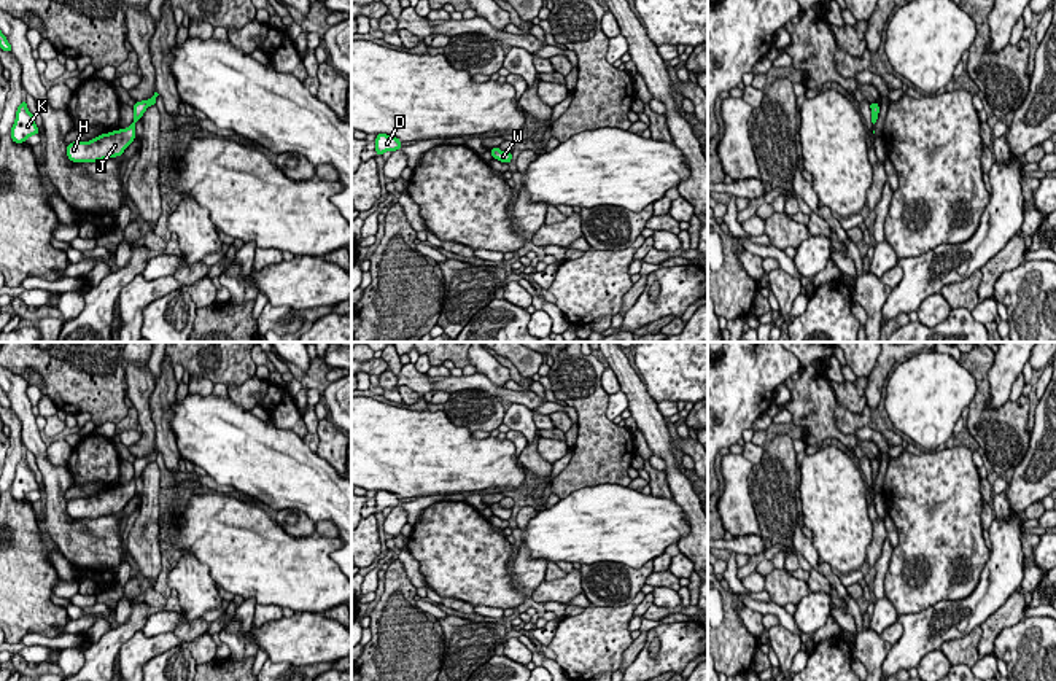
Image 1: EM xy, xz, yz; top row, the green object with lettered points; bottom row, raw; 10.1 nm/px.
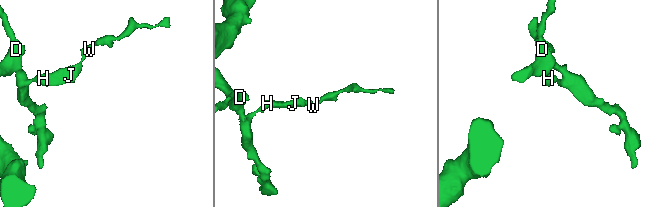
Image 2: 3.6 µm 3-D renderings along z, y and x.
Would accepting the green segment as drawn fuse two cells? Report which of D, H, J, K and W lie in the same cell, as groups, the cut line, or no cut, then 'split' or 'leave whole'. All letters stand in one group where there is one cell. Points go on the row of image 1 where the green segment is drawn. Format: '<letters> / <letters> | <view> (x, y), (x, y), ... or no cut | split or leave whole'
D H J K W | no cut | leave whole

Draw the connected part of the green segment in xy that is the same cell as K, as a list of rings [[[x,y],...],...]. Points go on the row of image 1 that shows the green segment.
[[[22,100],[17,107],[16,119],[10,134],[14,143],[24,143],[30,135],[40,134],[40,129],[37,127],[35,118],[29,111],[25,100]]]

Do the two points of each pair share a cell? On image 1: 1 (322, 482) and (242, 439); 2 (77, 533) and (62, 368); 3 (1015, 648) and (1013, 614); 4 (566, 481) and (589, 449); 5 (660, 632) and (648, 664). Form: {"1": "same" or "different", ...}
{"1": "same", "2": "different", "3": "different", "4": "same", "5": "same"}

